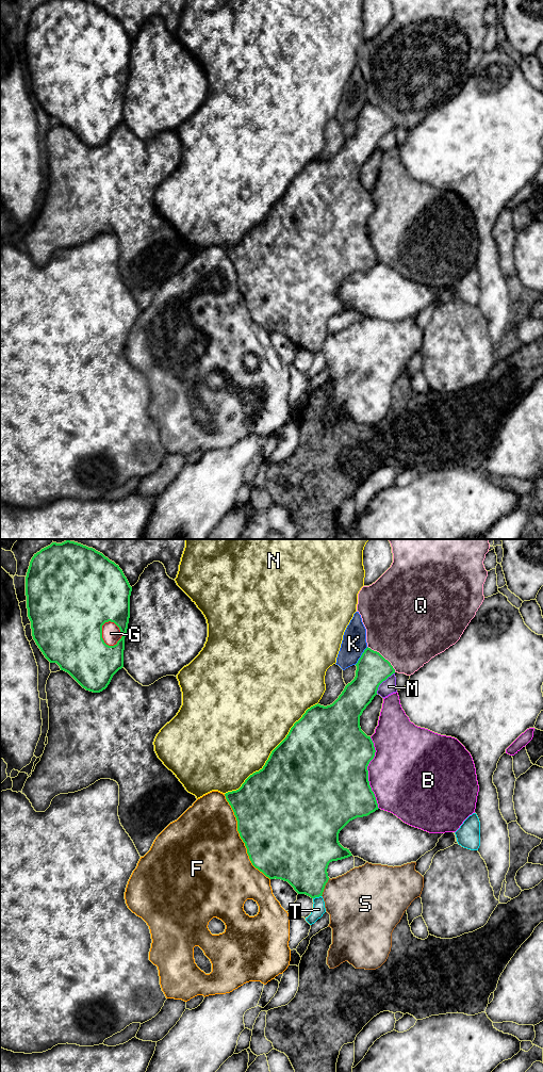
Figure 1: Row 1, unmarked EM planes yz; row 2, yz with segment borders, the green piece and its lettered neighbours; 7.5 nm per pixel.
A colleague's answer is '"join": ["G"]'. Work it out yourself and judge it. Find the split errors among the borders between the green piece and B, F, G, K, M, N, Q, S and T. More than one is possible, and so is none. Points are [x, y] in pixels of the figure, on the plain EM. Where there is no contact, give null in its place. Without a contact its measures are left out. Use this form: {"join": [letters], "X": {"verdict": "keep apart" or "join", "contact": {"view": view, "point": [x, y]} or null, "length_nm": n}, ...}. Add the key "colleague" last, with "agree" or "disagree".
{"join": ["G"], "B": {"verdict": "keep apart", "contact": {"view": "yz", "point": [367, 227]}, "length_nm": 550}, "F": {"verdict": "keep apart", "contact": {"view": "yz", "point": [241, 292]}, "length_nm": 750}, "G": {"verdict": "join", "contact": {"view": "yz", "point": [120, 85]}, "length_nm": 200}, "K": {"verdict": "keep apart", "contact": {"view": "yz", "point": [361, 110]}, "length_nm": 170}, "M": {"verdict": "keep apart", "contact": {"view": "yz", "point": [382, 135]}, "length_nm": 220}, "N": {"verdict": "keep apart", "contact": {"view": "yz", "point": [272, 207]}, "length_nm": 1000}, "Q": {"verdict": "keep apart", "contact": {"view": "yz", "point": [382, 111]}, "length_nm": 300}, "S": {"verdict": "keep apart", "contact": {"view": "yz", "point": [324, 341]}, "length_nm": 150}, "T": {"verdict": "keep apart", "contact": {"view": "yz", "point": [316, 351]}, "length_nm": 70}, "colleague": "agree"}

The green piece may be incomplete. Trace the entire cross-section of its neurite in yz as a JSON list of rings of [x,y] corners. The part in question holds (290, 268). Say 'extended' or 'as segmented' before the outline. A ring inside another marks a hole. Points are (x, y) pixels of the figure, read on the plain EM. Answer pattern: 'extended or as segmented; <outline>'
as segmented; [[[366,102],[356,118],[356,131],[348,137],[339,152],[330,160],[324,161],[315,159],[308,163],[302,172],[294,178],[286,192],[272,206],[265,220],[259,226],[250,229],[242,241],[232,246],[225,248],[227,256],[231,260],[237,275],[237,286],[245,297],[247,308],[252,320],[262,326],[269,334],[281,334],[287,336],[298,348],[306,348],[311,353],[323,350],[326,338],[329,335],[327,323],[330,316],[348,312],[351,309],[349,304],[344,303],[339,296],[340,286],[352,274],[367,271],[378,264],[378,258],[368,235],[367,221],[375,211],[375,201],[371,191],[367,191],[360,181],[360,170],[366,161],[377,149],[379,140],[389,131],[395,128],[391,117],[385,114],[379,107]]]

